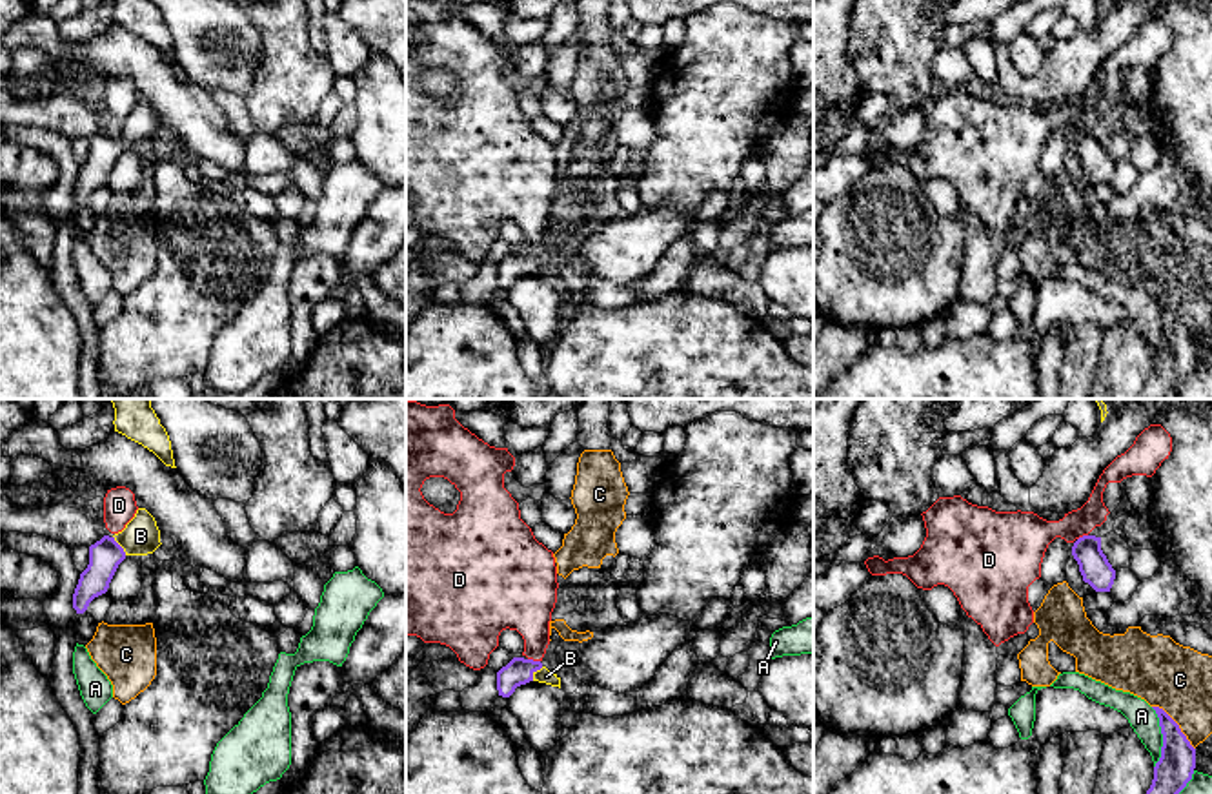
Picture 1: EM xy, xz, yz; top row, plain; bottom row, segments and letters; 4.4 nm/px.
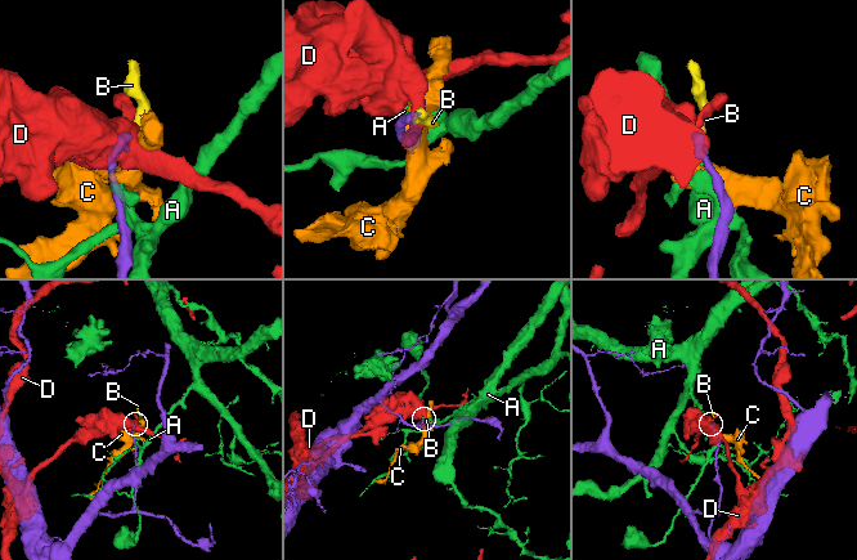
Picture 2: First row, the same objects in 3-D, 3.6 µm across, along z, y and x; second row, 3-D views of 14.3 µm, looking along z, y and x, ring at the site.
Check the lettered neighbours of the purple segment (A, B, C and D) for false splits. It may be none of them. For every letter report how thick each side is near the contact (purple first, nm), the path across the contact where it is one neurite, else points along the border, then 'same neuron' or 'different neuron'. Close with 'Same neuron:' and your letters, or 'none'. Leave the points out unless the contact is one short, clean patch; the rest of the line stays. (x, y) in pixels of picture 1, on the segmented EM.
A: calibres 160 and 120 nm; different neuron
B: calibres 140 and 160 nm; way xy (104, 556), (119, 545), (141, 536); same neuron
C: calibres 160 and 300 nm; different neuron
D: calibres 120 and 240 nm; different neuron
Same neuron: B

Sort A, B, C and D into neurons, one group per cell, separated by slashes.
A / B / C / D

